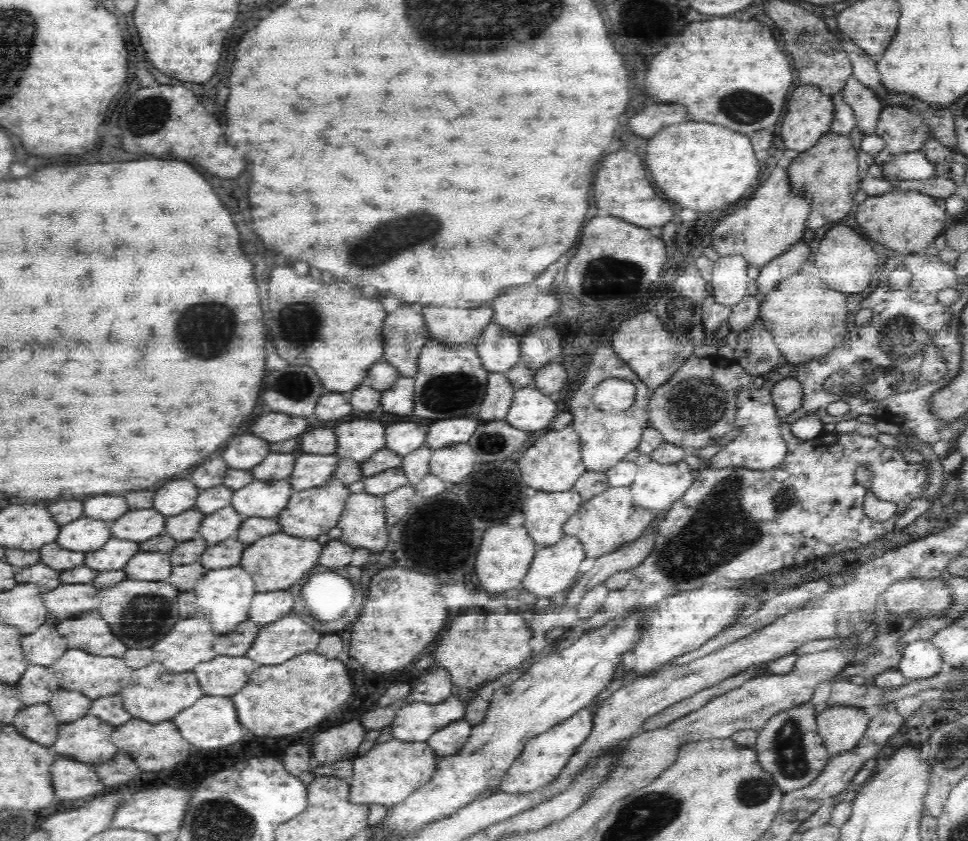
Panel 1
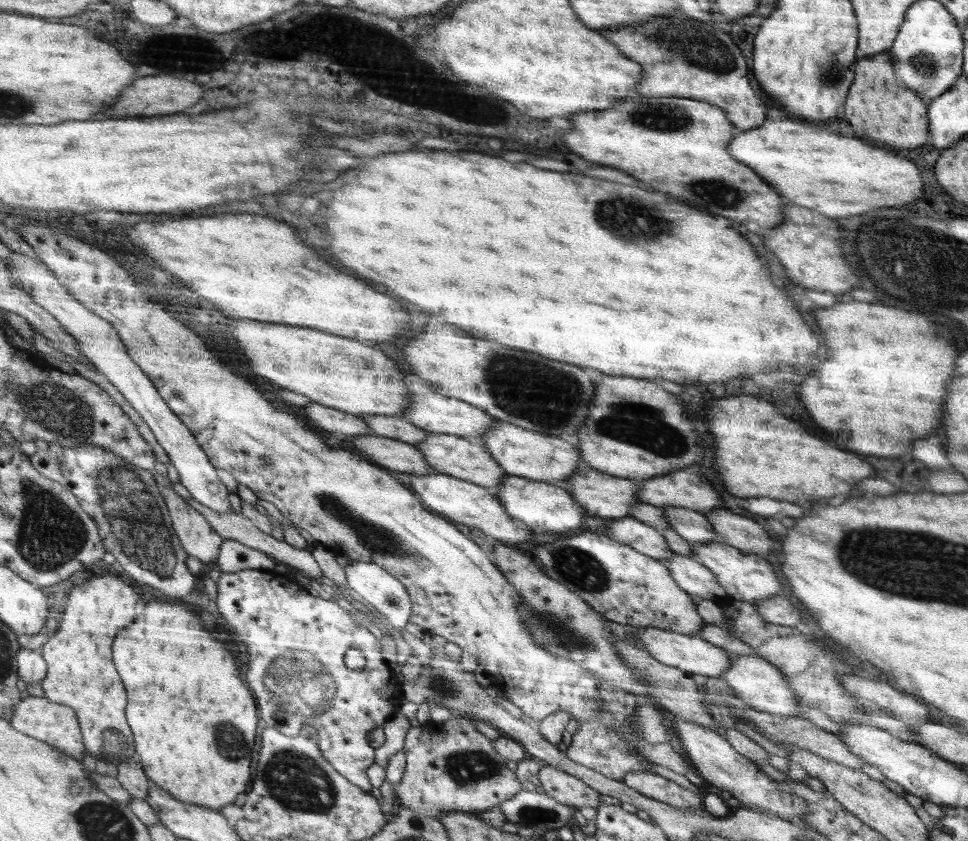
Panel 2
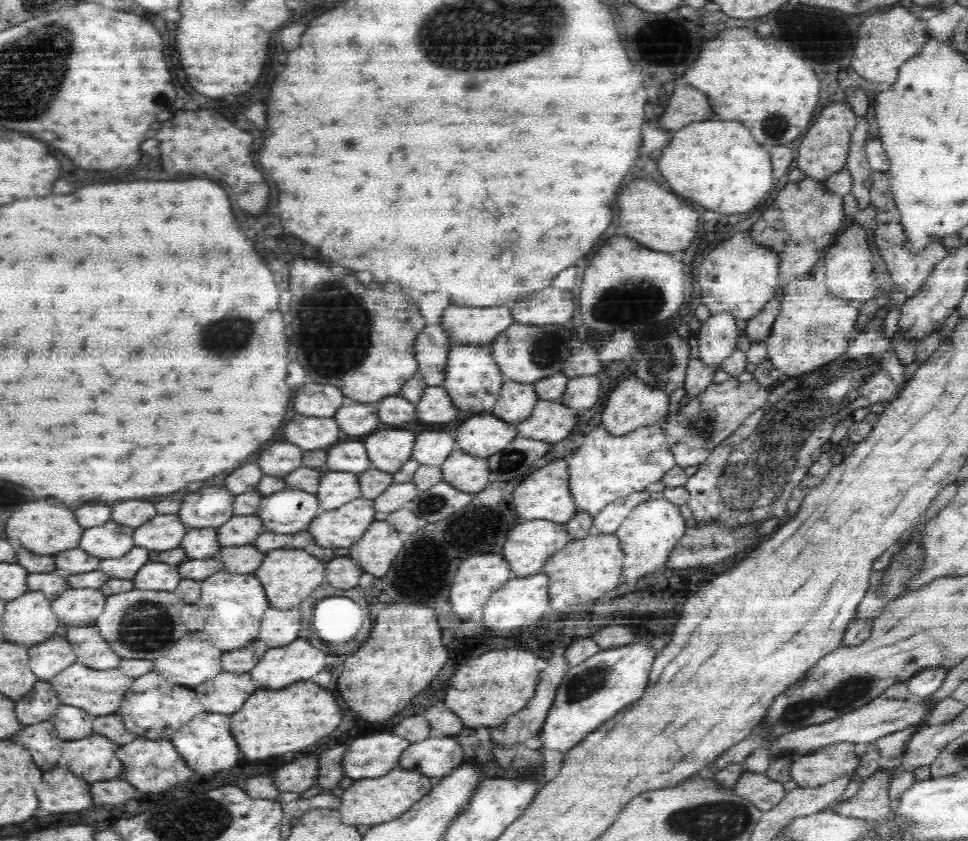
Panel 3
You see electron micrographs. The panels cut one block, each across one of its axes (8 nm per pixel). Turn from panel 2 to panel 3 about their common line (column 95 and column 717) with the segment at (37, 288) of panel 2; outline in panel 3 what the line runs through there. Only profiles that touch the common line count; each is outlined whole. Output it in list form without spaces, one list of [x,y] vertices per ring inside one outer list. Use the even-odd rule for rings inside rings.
[[[729,310],[711,314],[701,322],[697,337],[699,354],[704,362],[719,364],[736,347],[738,318]]]

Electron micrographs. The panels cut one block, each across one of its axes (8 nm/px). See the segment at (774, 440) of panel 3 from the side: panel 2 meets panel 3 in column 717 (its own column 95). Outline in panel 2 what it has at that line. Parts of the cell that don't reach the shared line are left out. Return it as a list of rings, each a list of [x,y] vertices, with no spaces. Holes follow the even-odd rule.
[[[50,443],[48,450],[36,452],[31,459],[42,474],[46,474],[55,482],[62,483],[68,490],[74,491],[86,511],[97,519],[106,548],[116,556],[120,572],[124,574],[124,580],[126,576],[130,576],[130,579],[153,588],[155,593],[161,591],[164,595],[175,596],[178,599],[192,594],[192,590],[196,588],[198,576],[189,568],[189,551],[182,544],[175,529],[169,503],[162,494],[153,471],[140,469],[139,466],[128,462],[126,458],[104,450],[102,446],[64,448],[62,444]]]

